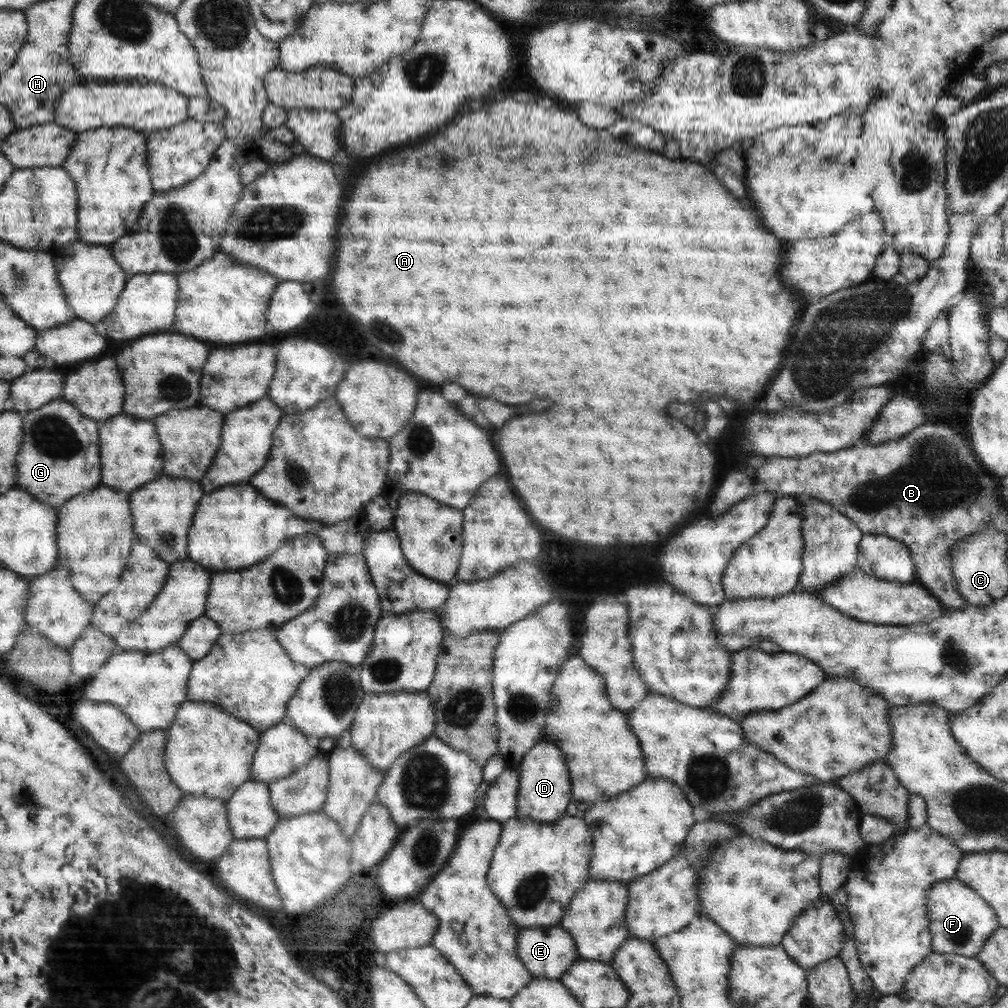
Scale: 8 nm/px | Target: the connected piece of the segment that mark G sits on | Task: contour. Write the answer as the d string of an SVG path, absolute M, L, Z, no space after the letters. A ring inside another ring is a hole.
M57 398L21 415L22 441L15 459L15 487L53 508L101 484L96 422L77 411L65 399Z

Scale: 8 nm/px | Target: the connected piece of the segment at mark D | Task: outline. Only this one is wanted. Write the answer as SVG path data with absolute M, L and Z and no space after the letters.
M539 739L523 755L518 770L516 816L536 820L539 824L551 822L565 816L565 806L572 800L571 783L565 766L565 757L553 741Z

